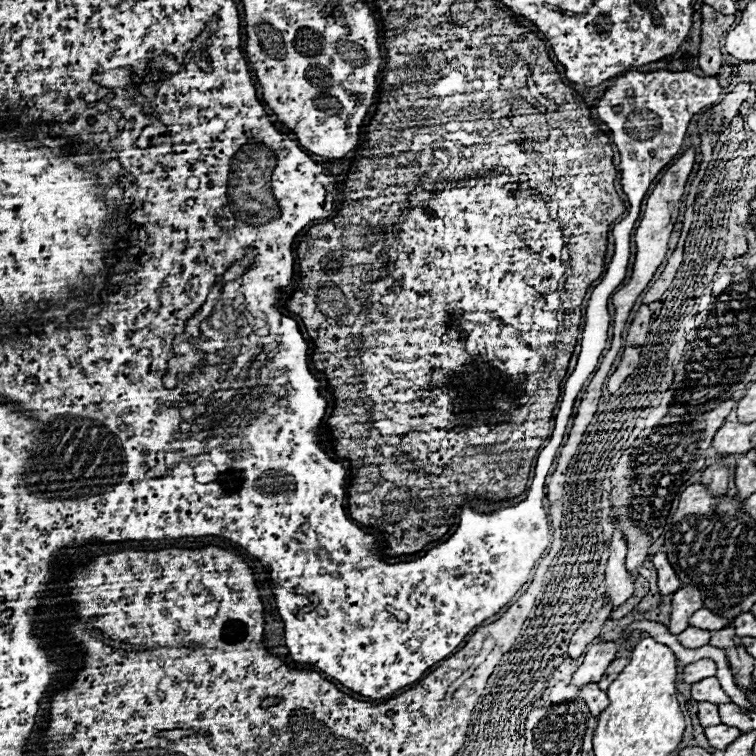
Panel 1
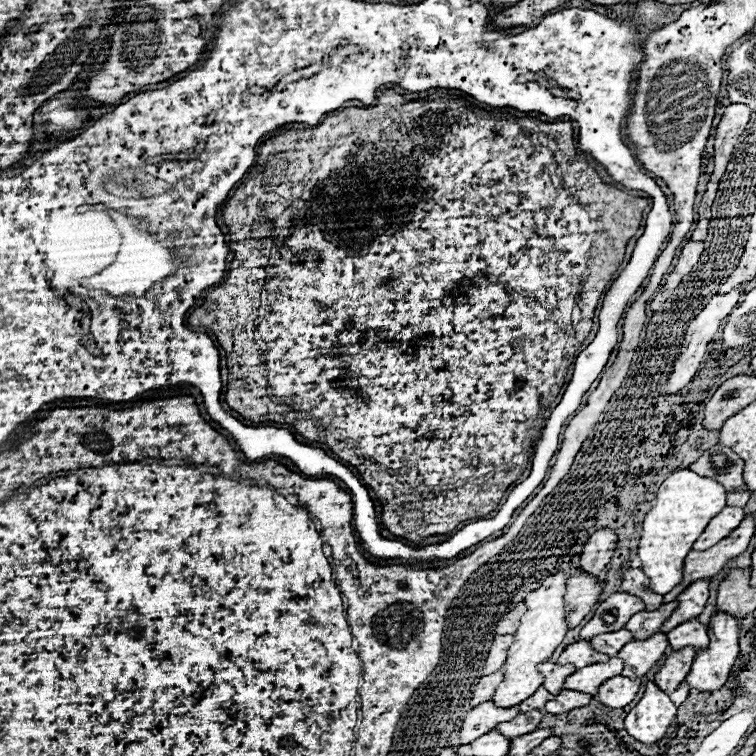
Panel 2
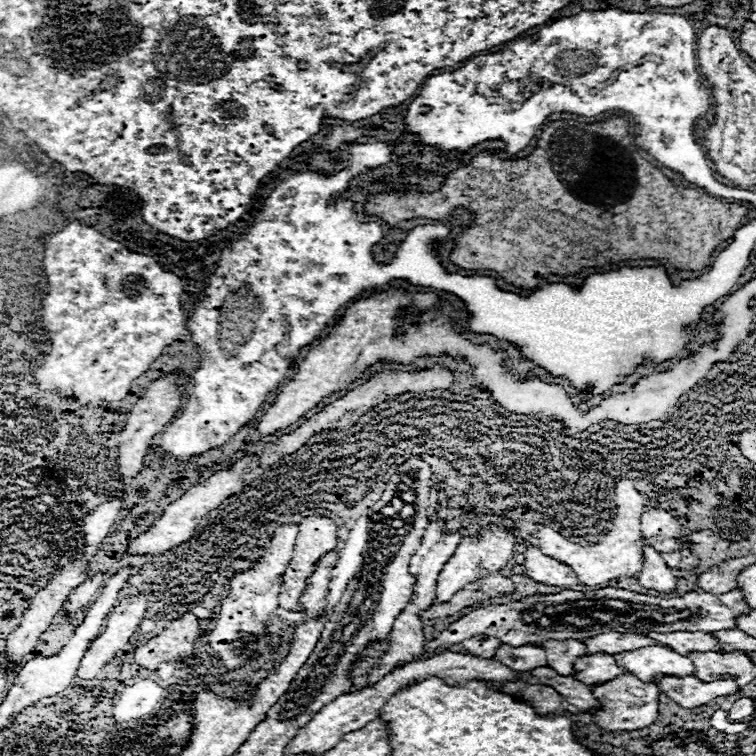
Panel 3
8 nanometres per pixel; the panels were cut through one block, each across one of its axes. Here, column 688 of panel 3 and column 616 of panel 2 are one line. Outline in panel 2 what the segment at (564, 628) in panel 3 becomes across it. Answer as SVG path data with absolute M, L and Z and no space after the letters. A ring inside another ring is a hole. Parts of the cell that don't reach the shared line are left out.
M616 592L596 608L592 620L582 628L580 638L590 640L590 636L598 636L598 632L616 632L640 610L644 610L644 602L640 598L628 592Z

